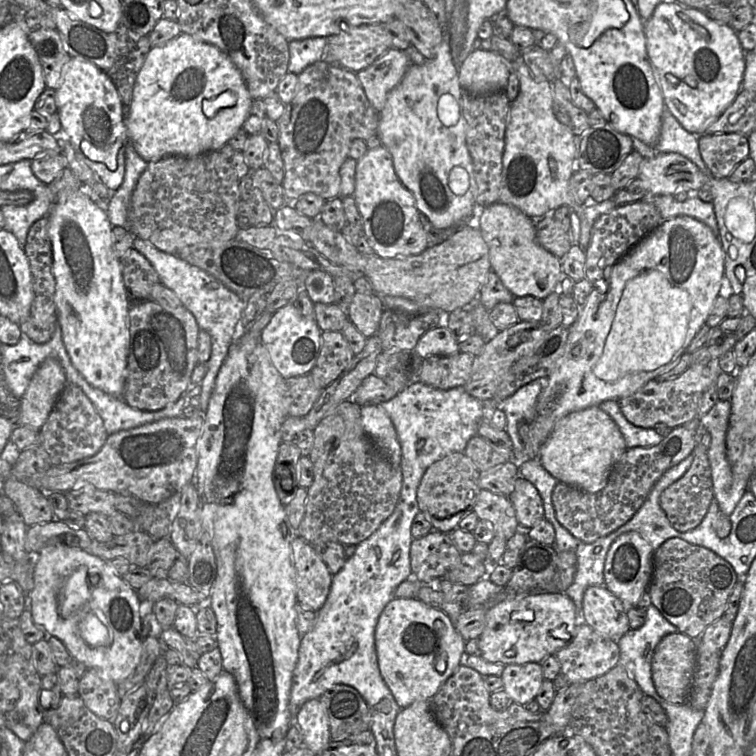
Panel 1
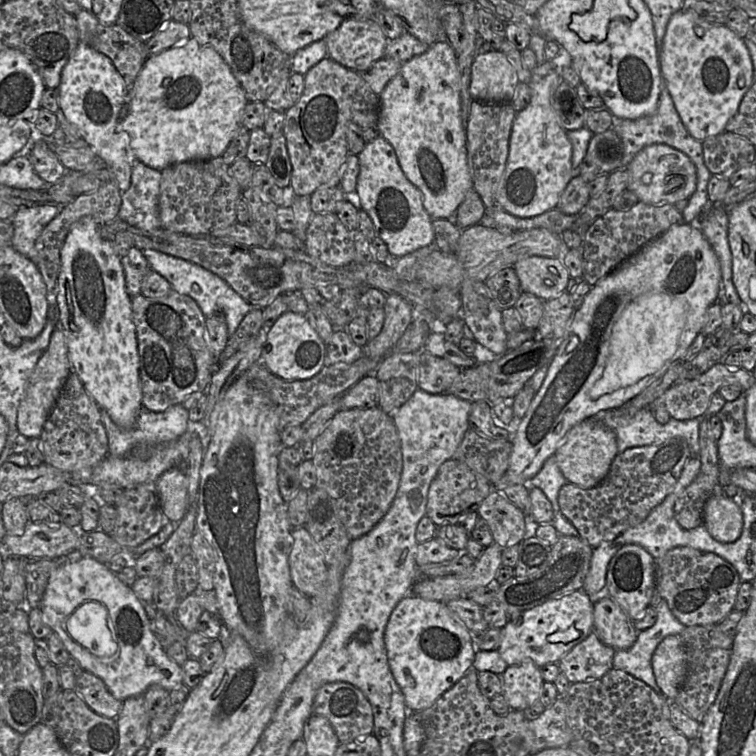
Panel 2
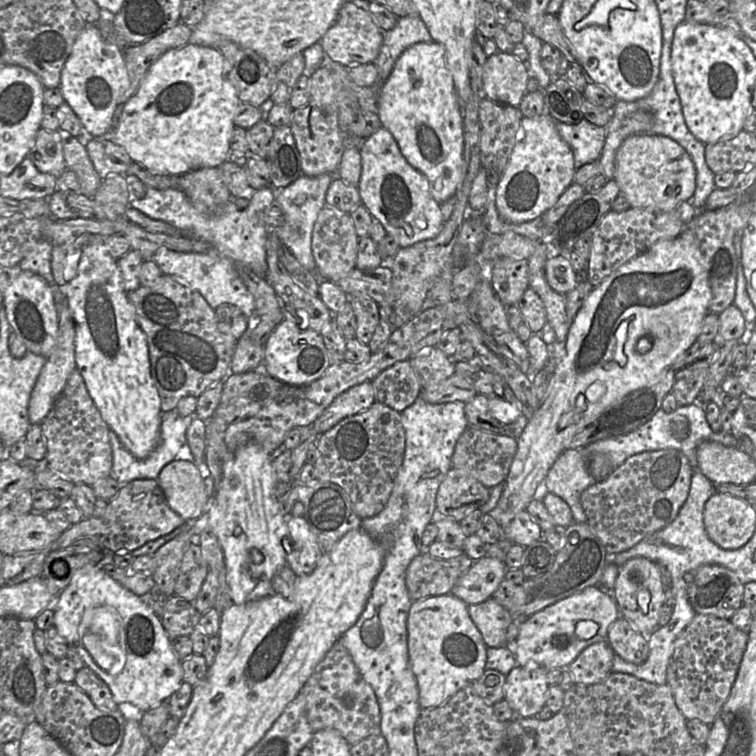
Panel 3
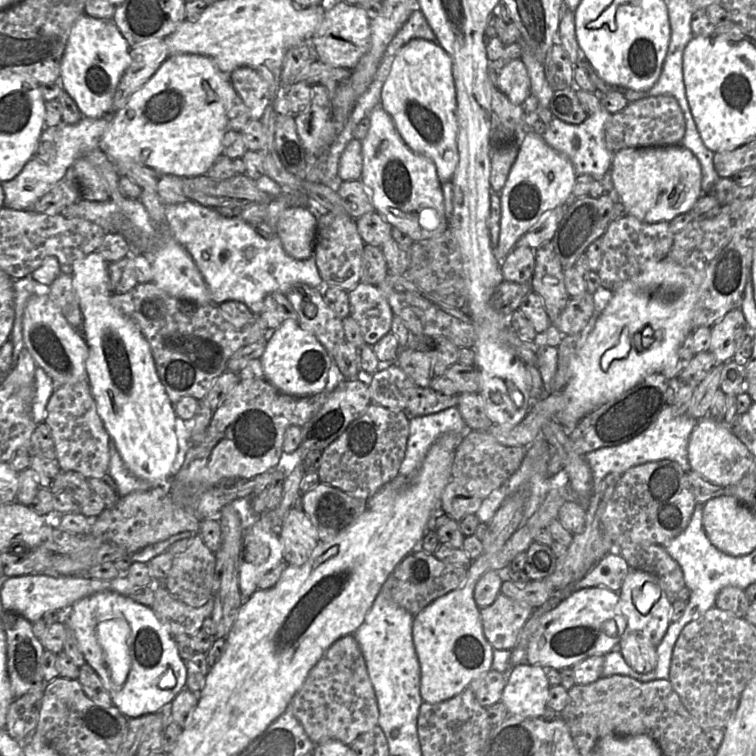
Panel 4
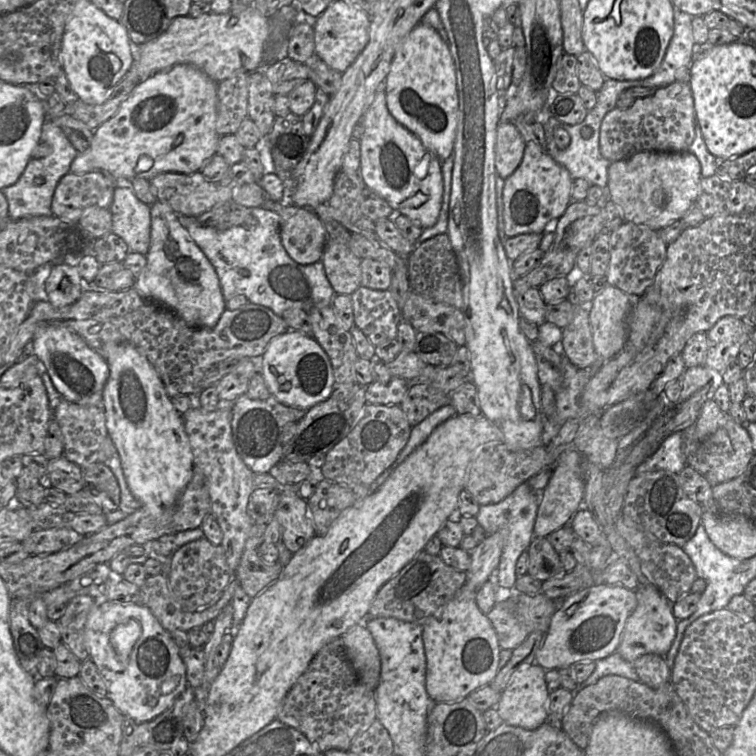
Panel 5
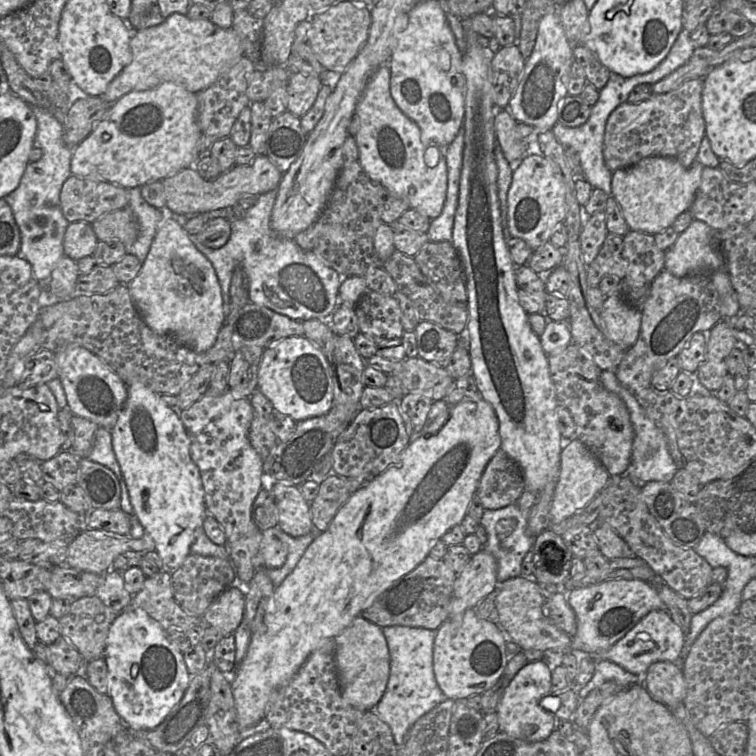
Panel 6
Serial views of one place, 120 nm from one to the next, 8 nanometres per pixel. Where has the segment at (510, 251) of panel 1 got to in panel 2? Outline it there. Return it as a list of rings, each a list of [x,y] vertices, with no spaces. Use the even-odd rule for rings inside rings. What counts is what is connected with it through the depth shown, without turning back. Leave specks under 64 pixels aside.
[[[530,256],[517,261],[513,268],[521,290],[541,300],[555,298],[566,291],[570,275],[558,258]]]

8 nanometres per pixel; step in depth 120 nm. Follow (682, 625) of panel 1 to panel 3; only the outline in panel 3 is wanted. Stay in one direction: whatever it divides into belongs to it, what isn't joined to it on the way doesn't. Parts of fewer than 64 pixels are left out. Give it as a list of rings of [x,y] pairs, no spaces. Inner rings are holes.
[[[703,564],[684,575],[687,598],[697,615],[730,620],[743,605],[744,584],[732,570]]]

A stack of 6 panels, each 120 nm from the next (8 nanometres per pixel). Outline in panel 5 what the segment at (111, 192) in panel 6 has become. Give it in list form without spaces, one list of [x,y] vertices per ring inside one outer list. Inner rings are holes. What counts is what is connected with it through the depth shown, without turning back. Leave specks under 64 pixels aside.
[[[69,172],[60,179],[54,191],[52,215],[65,222],[78,223],[84,210],[91,206],[109,208],[115,188],[115,180],[104,172]]]

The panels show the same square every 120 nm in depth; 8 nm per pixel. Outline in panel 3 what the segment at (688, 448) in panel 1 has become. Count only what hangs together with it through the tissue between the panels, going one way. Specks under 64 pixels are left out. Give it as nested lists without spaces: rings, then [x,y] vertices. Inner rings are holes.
[[[674,449],[642,452],[629,457],[604,480],[580,496],[587,523],[608,554],[626,551],[674,521],[685,503],[695,469]]]

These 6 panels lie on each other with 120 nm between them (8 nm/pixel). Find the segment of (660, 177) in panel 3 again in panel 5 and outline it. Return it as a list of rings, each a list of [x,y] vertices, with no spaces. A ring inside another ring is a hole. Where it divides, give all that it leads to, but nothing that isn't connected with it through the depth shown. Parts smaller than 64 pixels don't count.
[[[642,151],[610,162],[607,188],[625,221],[660,231],[696,205],[701,179],[700,162],[692,153]]]

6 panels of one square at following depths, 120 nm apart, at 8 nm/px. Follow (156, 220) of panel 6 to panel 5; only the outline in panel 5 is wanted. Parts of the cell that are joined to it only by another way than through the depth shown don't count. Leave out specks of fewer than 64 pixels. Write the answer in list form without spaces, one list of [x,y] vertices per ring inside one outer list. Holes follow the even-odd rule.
[[[116,187],[113,202],[109,207],[112,214],[111,232],[119,236],[128,246],[130,252],[147,255],[150,247],[151,212],[150,205],[140,201],[132,188]]]

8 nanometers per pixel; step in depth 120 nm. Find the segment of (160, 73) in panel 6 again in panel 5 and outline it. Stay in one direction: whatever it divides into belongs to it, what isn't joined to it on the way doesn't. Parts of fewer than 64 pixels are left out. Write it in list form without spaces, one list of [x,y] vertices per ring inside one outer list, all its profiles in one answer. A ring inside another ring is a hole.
[[[248,6],[238,14],[203,14],[197,18],[178,16],[159,37],[140,46],[131,42],[134,61],[128,71],[136,73],[138,83],[177,64],[189,64],[219,83],[240,72],[254,72],[264,61],[270,35],[270,18]]]

